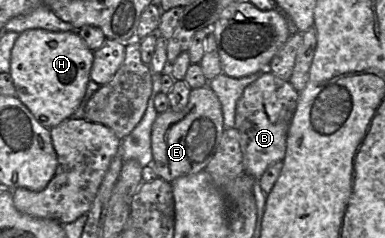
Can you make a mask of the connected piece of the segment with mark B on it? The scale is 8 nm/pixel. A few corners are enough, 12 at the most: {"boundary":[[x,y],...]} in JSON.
{"boundary":[[265,71],[238,99],[245,170],[283,161],[298,92]]}

